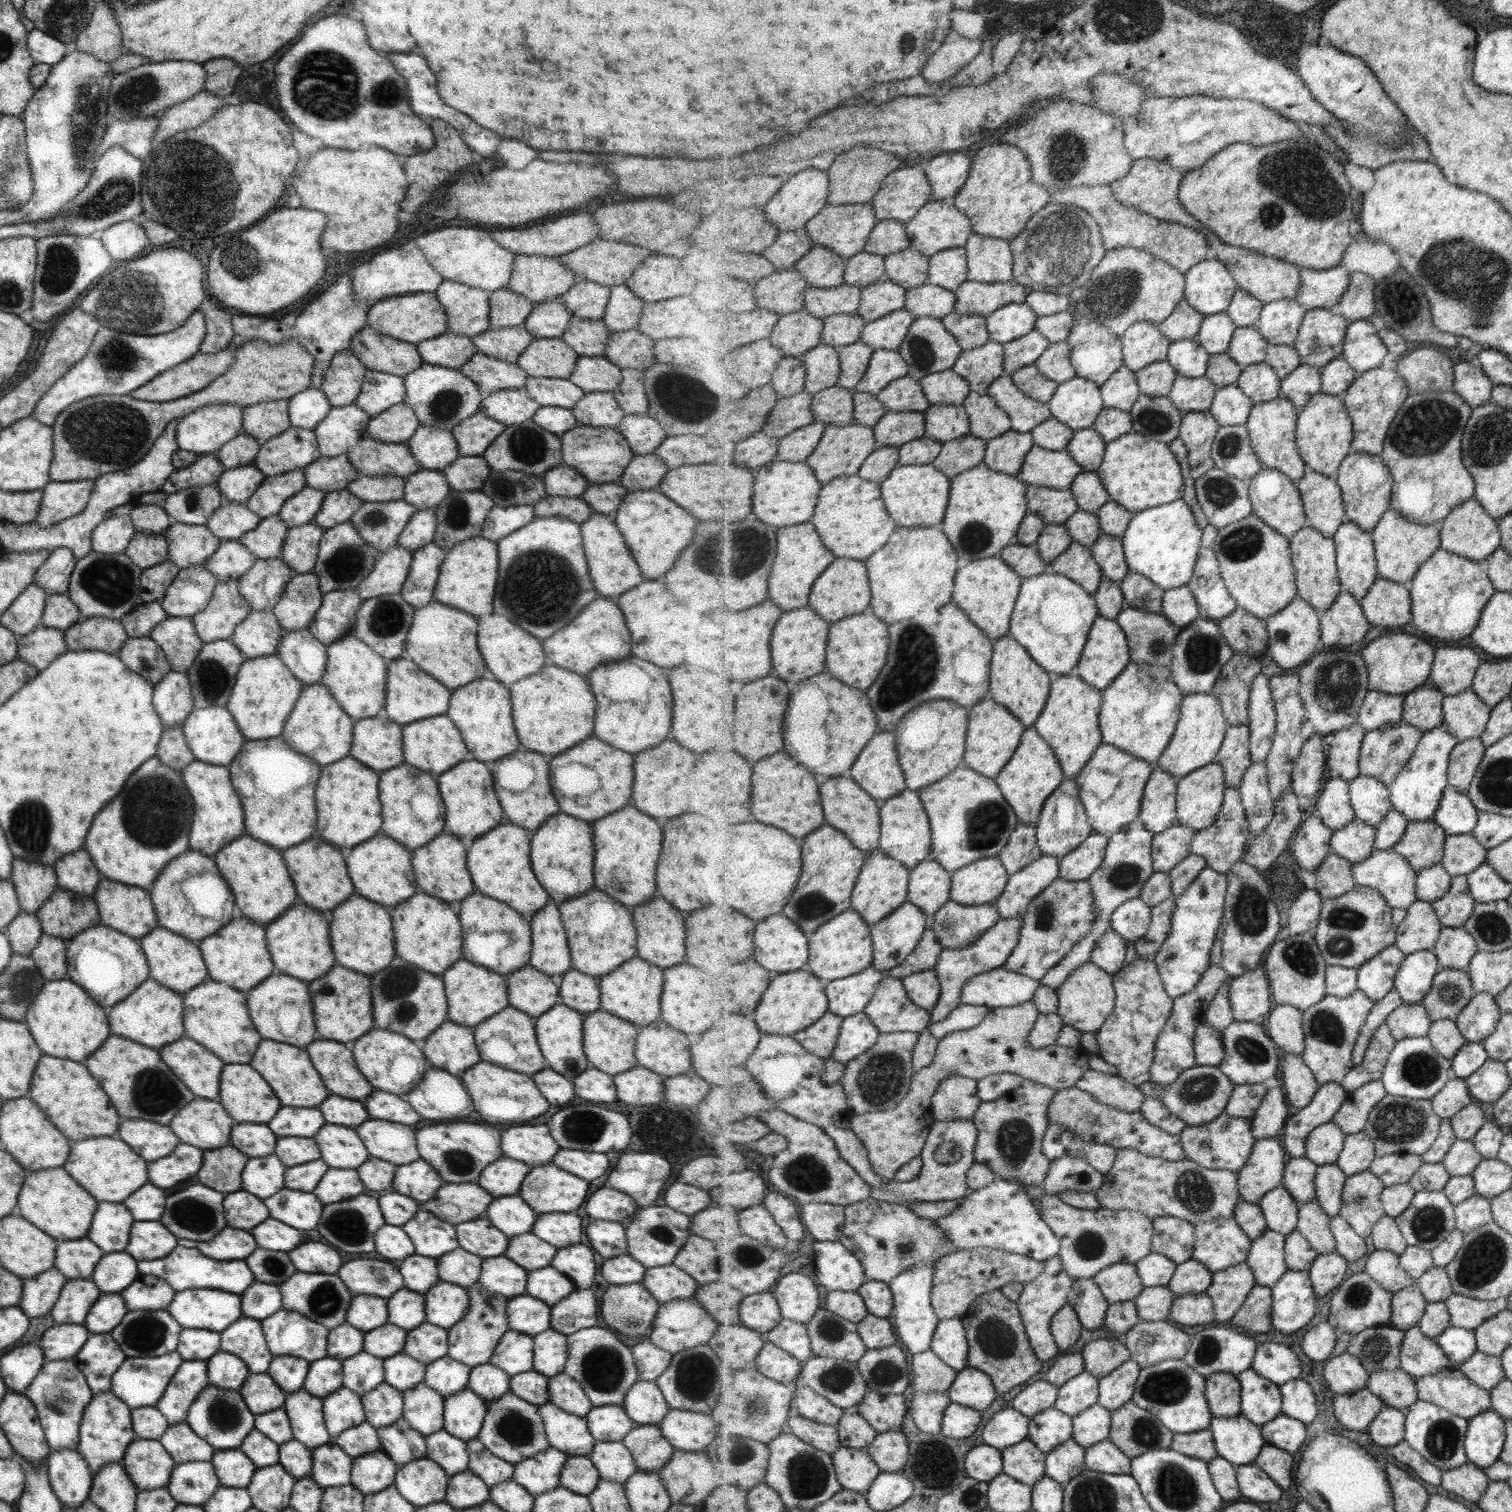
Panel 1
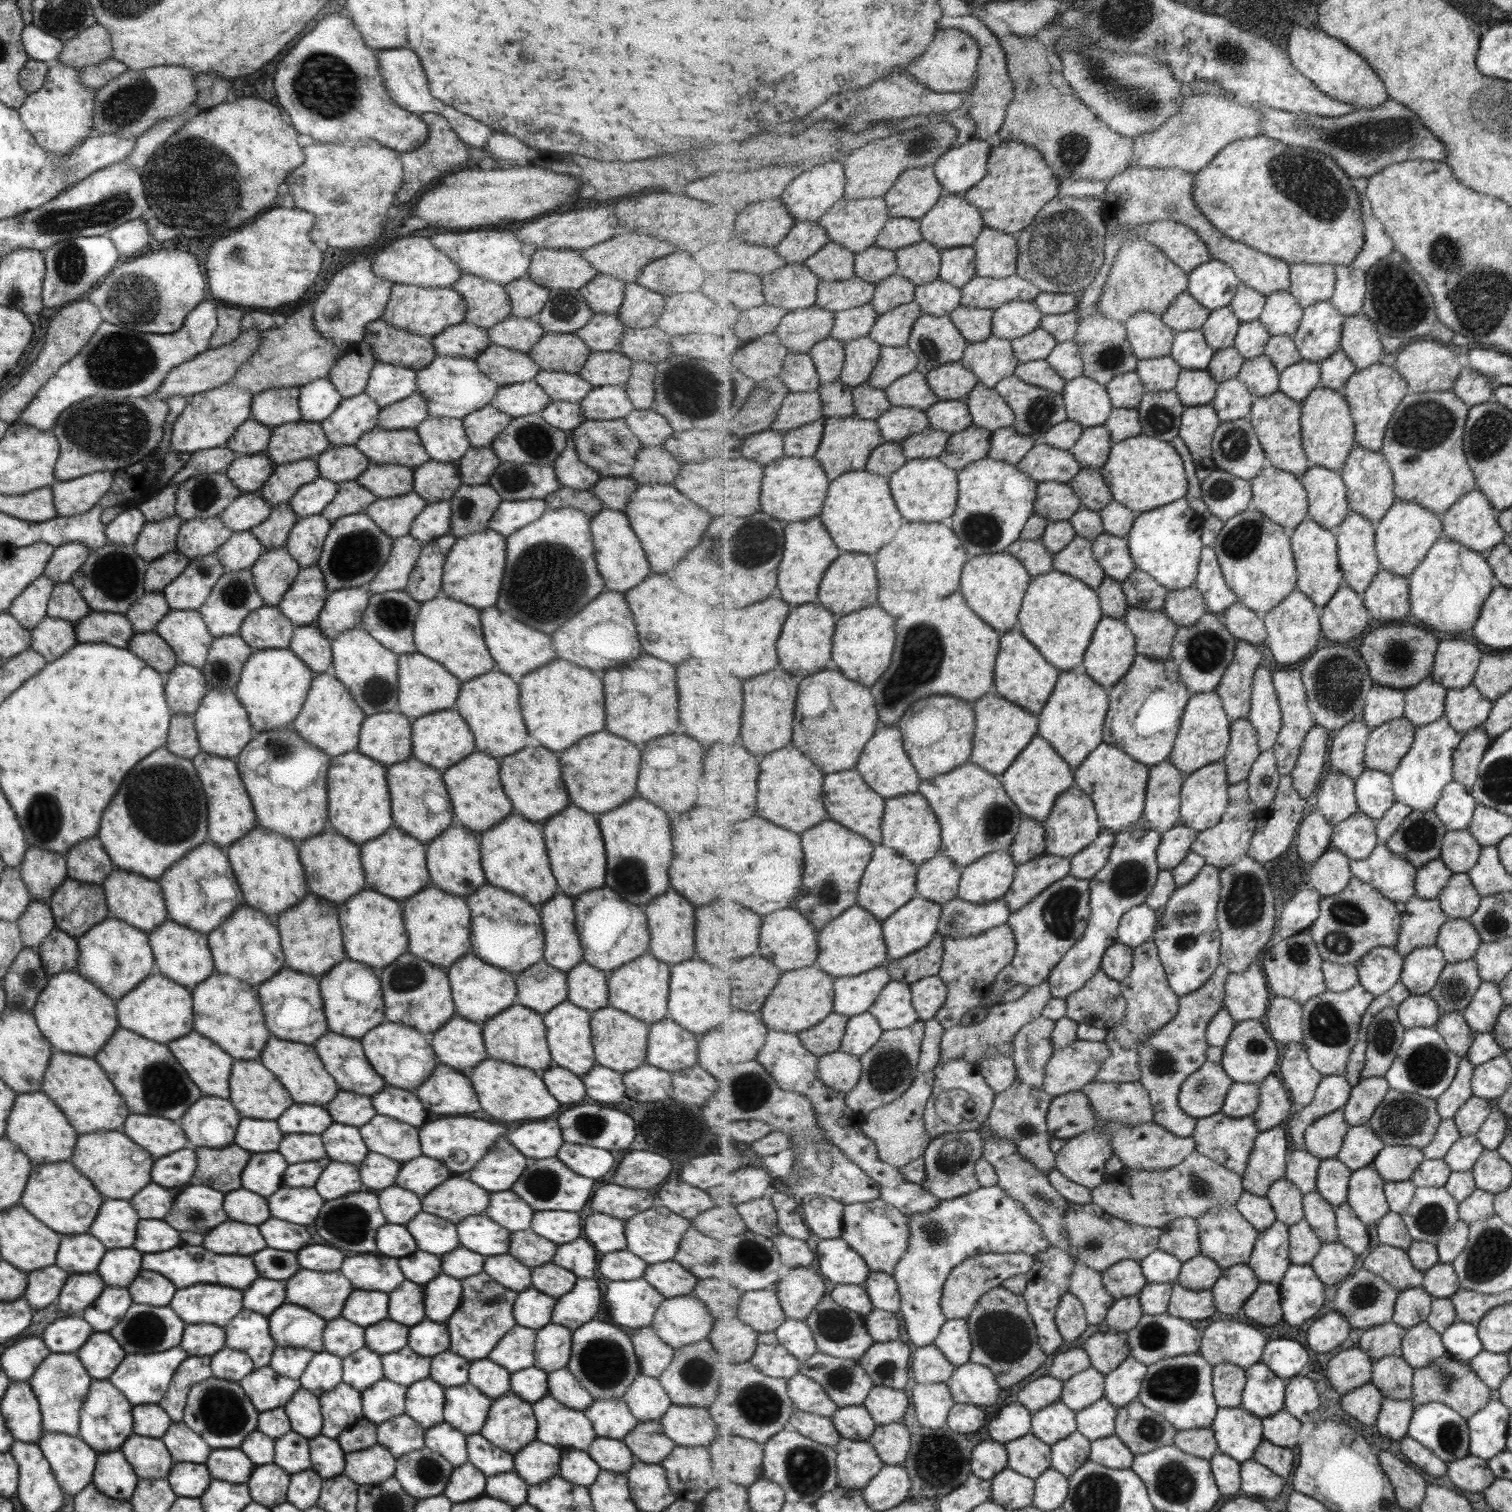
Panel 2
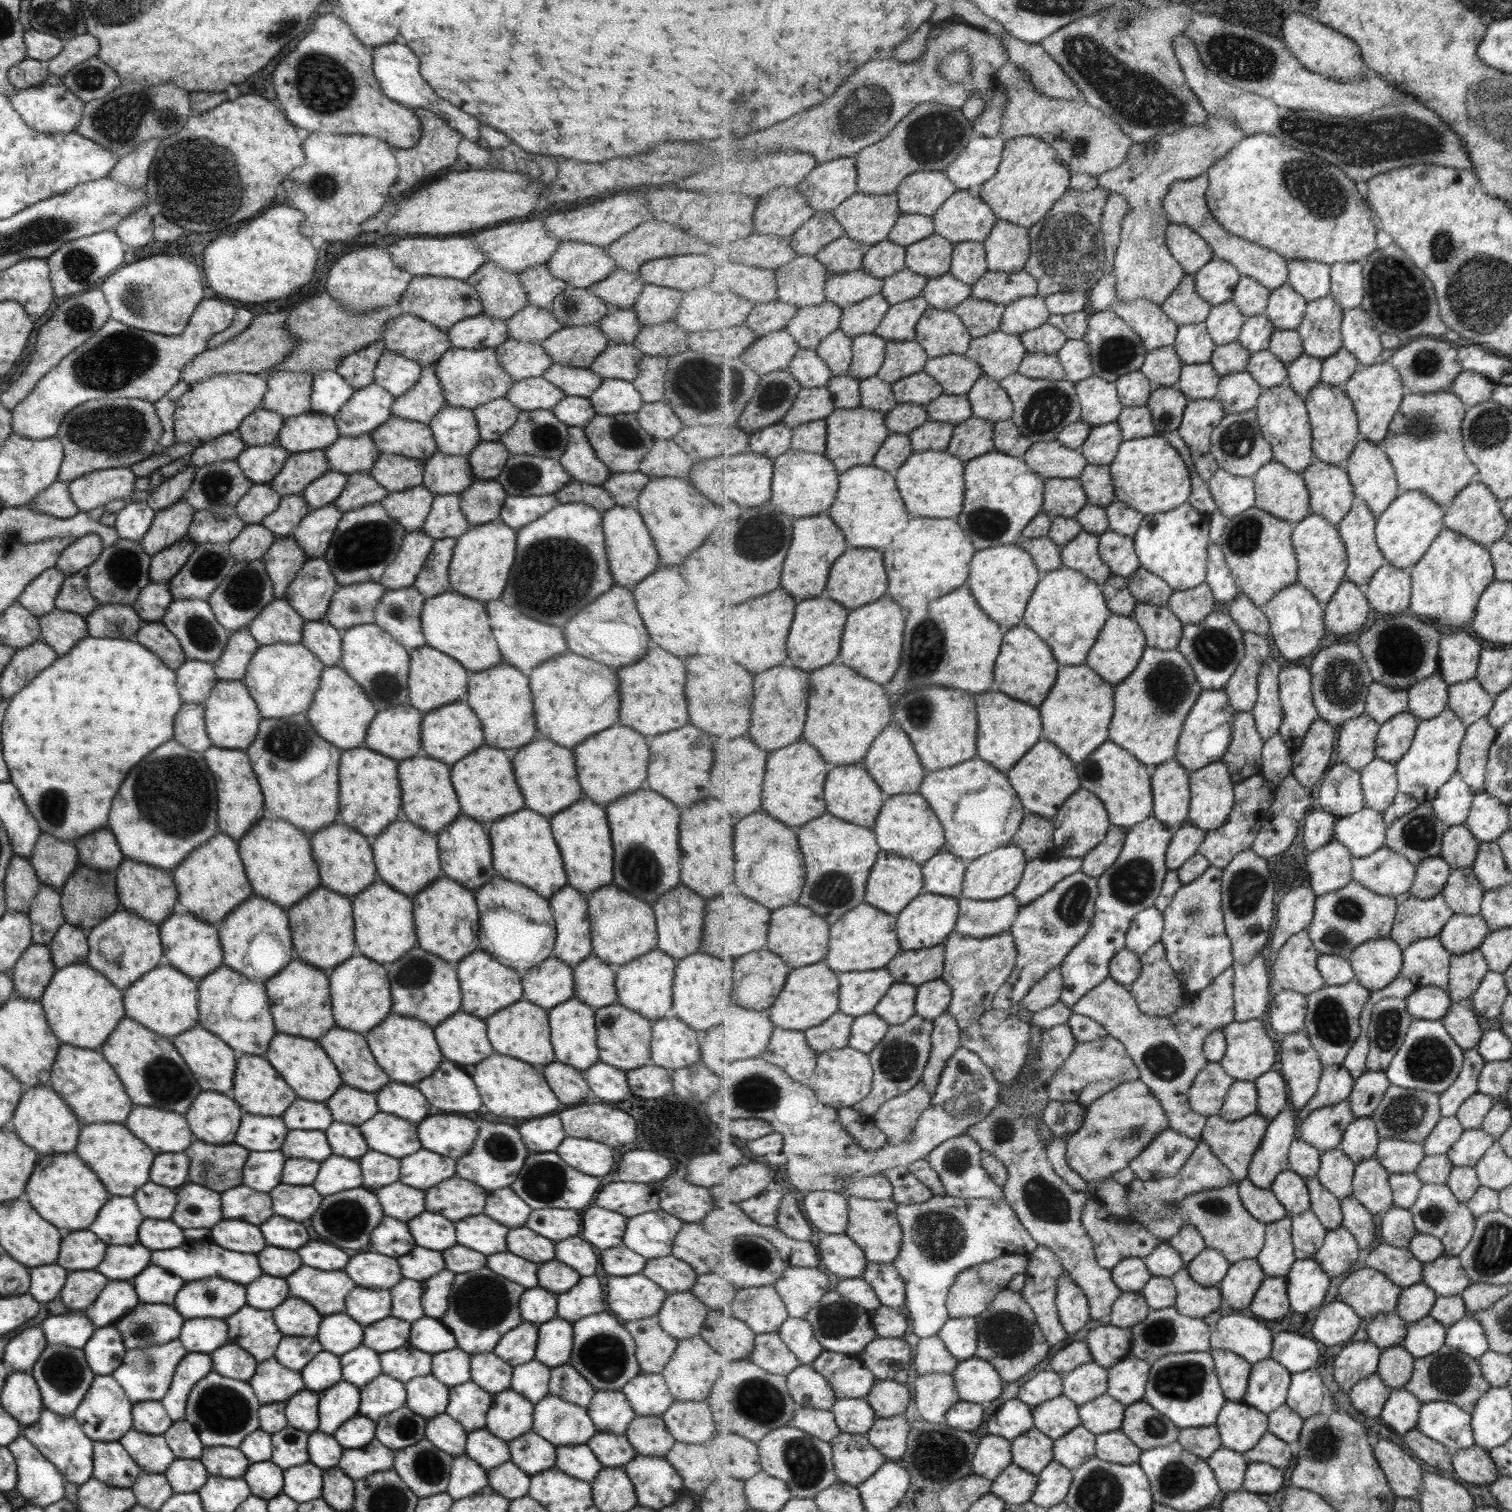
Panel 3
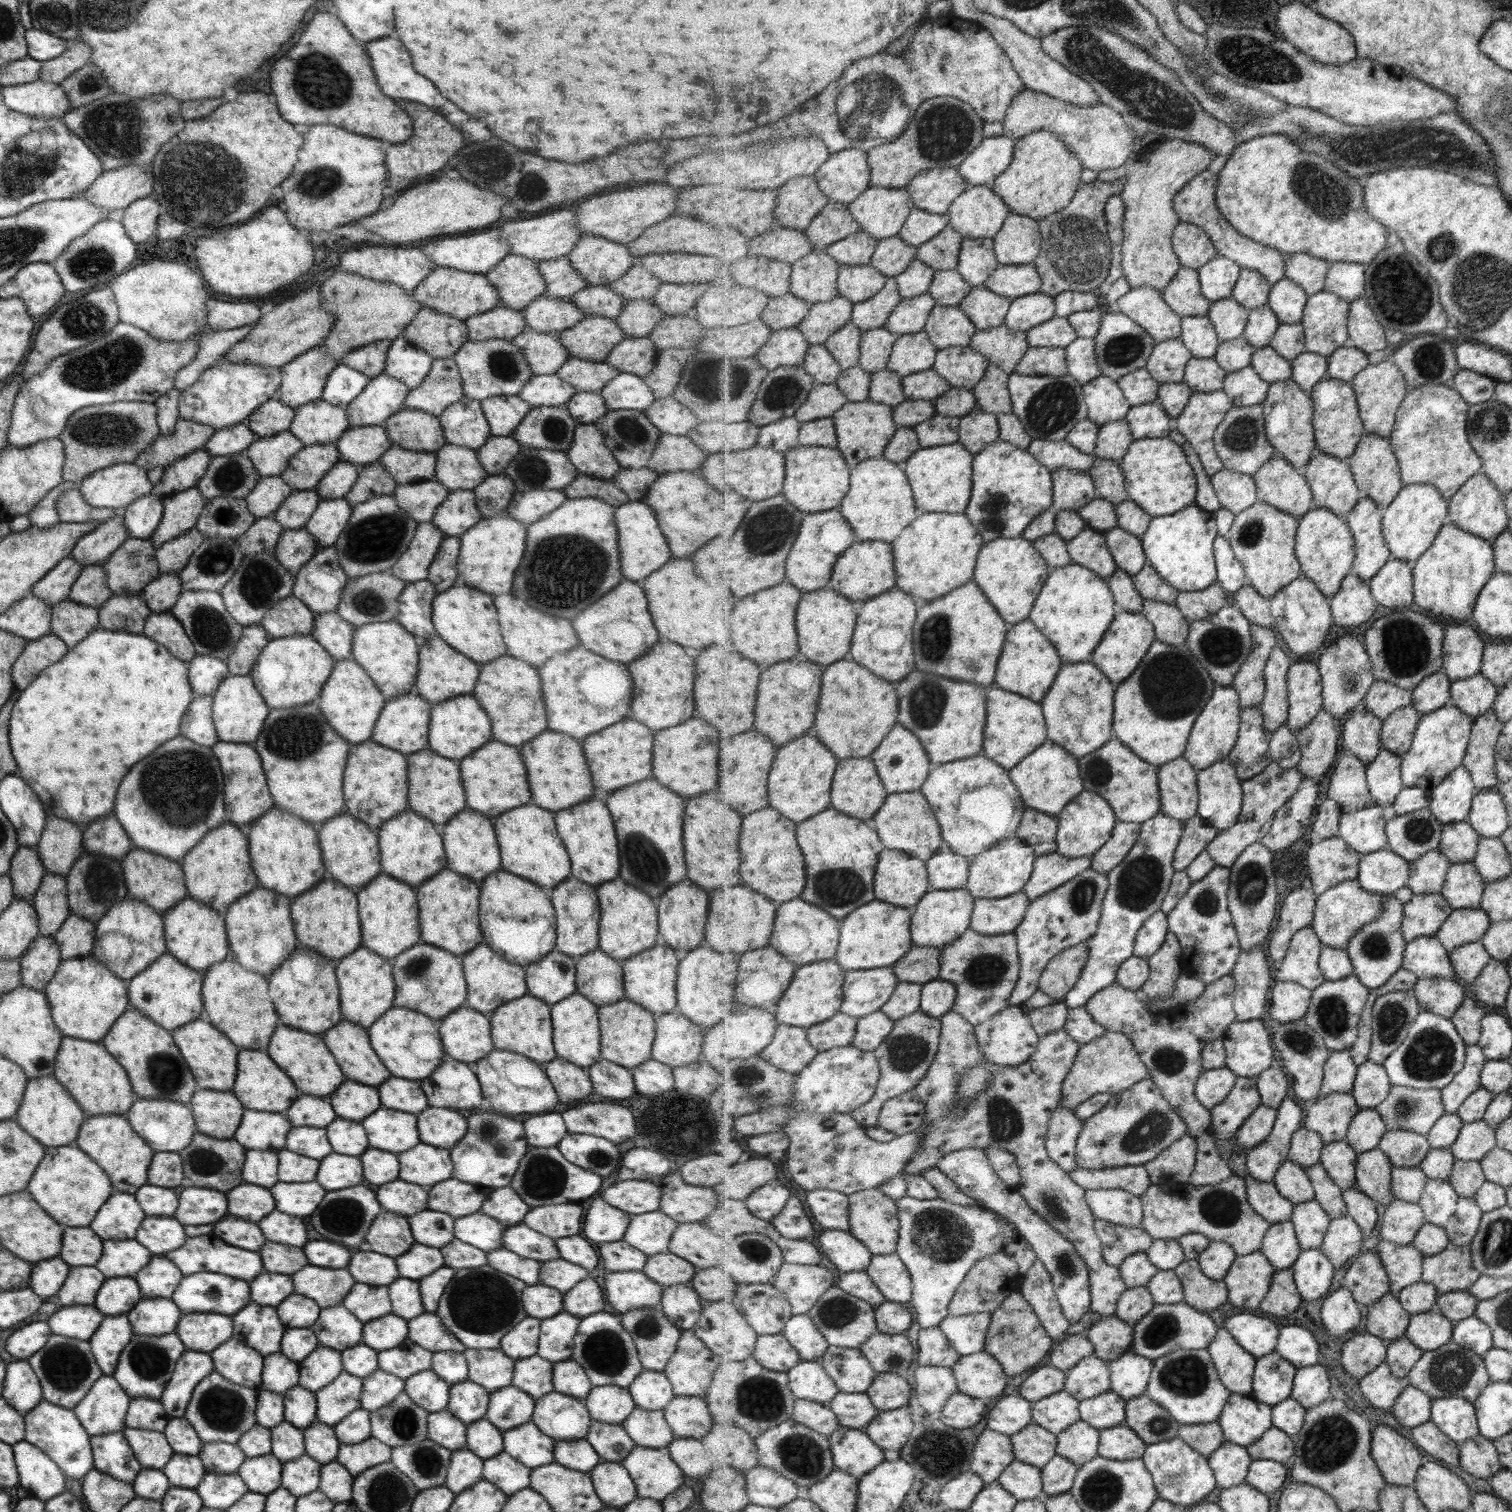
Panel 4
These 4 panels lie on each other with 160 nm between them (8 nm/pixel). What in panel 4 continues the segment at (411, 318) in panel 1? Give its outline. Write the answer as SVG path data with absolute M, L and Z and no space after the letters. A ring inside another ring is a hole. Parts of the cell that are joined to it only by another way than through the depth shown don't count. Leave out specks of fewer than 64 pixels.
M433 267L411 292L411 297L421 307L446 314L464 321L473 315L491 310L498 304L494 286L487 282L484 274L473 274L443 267Z

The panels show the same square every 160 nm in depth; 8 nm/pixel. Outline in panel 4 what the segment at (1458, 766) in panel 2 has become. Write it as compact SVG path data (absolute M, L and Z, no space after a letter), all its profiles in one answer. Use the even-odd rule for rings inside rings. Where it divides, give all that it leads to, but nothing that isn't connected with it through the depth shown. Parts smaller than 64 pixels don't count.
M1494 709L1474 720L1464 765L1470 770L1479 790L1496 789L1501 783L1495 757L1498 738L1502 736L1503 728L1504 724Z

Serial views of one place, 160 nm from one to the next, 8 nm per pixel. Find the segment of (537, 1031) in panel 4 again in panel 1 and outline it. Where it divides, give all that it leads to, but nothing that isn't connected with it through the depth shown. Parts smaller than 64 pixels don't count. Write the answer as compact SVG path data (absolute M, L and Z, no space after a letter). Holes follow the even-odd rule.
M507 1006L475 1025L472 1033L482 1062L531 1076L545 1068L545 1060L536 1041L533 1018L520 1010Z

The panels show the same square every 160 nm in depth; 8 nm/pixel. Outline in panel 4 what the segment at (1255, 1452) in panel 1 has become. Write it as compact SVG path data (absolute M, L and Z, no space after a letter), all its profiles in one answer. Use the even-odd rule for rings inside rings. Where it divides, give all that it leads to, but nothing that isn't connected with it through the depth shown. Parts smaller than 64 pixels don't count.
M1232 1393L1218 1421L1227 1441L1248 1447L1257 1442L1270 1428L1274 1427L1273 1406L1265 1402L1259 1402L1251 1395Z

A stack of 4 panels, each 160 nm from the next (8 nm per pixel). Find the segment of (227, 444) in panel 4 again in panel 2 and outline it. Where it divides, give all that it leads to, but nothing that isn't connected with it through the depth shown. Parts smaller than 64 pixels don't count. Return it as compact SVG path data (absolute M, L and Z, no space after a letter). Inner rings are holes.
M226 446L190 453L188 461L172 475L172 478L165 485L171 483L178 485L180 482L199 474L225 473L235 456L237 456L235 452Z

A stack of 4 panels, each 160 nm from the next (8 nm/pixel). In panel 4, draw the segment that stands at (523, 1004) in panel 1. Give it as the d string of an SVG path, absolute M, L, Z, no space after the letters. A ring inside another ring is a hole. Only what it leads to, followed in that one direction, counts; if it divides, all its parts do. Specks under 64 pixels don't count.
M551 950L549 953L546 953L543 958L539 959L539 962L524 965L526 992L548 1005L555 1004L556 1002L571 996L571 994L576 992L574 985L576 970L574 964L575 958Z

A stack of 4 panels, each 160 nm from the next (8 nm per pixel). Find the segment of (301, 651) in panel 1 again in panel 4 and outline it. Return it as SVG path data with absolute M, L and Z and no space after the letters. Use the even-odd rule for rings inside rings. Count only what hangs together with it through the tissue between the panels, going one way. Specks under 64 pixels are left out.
M335 612L314 615L310 636L335 661L351 658L351 638L355 626L345 622Z

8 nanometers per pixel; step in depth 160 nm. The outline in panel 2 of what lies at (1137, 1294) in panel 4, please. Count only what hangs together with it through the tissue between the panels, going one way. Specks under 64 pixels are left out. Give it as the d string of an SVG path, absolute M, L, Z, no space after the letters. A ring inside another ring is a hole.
M1140 1295L1125 1297L1116 1299L1107 1313L1106 1322L1110 1330L1128 1333L1139 1324L1143 1314Z

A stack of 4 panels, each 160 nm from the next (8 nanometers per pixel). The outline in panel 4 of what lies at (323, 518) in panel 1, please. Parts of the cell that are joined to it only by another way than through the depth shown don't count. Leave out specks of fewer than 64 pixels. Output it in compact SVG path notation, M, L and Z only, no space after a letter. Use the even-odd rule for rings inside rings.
M376 460L371 464L356 466L357 478L344 499L351 507L379 495L391 495L397 486L385 467Z

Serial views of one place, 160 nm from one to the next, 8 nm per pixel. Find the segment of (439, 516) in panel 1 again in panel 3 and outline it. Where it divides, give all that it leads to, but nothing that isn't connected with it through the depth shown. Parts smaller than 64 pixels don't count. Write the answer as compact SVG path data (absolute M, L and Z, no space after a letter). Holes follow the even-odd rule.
M475 480L458 494L459 508L469 526L483 525L498 518L507 496L503 487L491 480Z

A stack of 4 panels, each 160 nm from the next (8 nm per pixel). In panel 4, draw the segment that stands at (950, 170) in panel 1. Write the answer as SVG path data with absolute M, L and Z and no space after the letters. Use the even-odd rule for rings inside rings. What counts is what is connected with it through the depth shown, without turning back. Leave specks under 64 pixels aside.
M986 137L970 157L959 166L959 171L971 186L990 185L1006 173L1014 162L1016 142L1011 138Z

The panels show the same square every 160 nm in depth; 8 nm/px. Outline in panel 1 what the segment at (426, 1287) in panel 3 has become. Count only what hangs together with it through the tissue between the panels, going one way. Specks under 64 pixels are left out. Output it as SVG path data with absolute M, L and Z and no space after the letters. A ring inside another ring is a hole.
M439 1280L424 1296L424 1322L447 1331L468 1311L469 1297L463 1287Z

